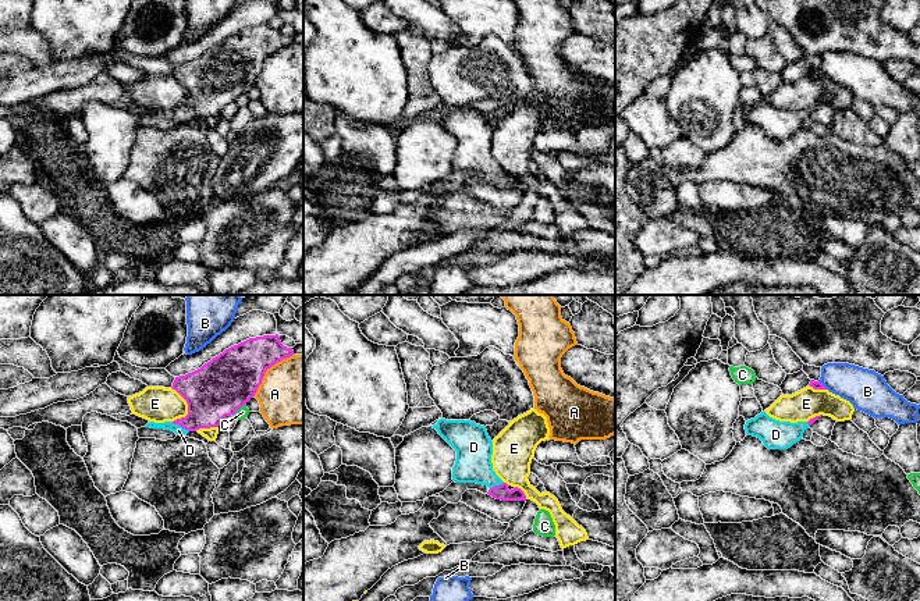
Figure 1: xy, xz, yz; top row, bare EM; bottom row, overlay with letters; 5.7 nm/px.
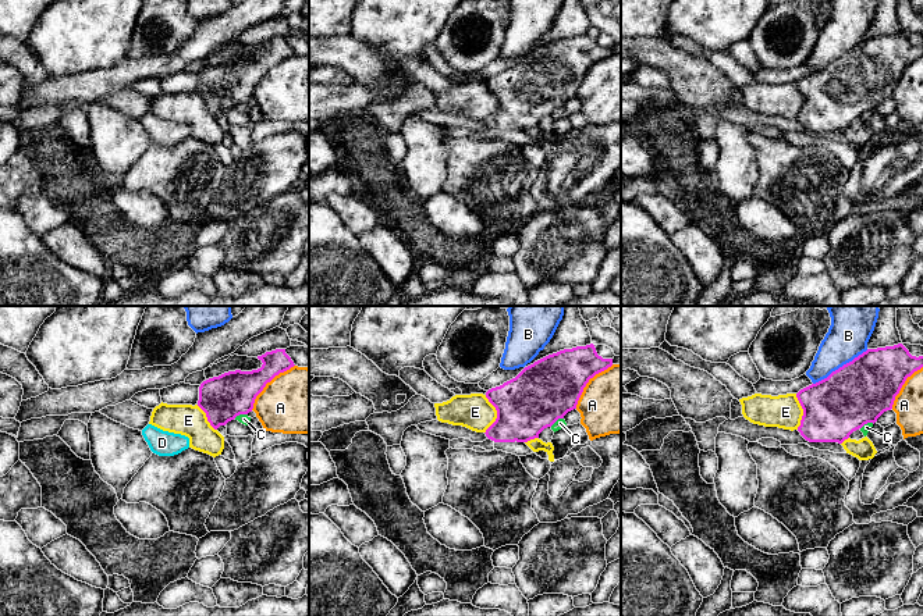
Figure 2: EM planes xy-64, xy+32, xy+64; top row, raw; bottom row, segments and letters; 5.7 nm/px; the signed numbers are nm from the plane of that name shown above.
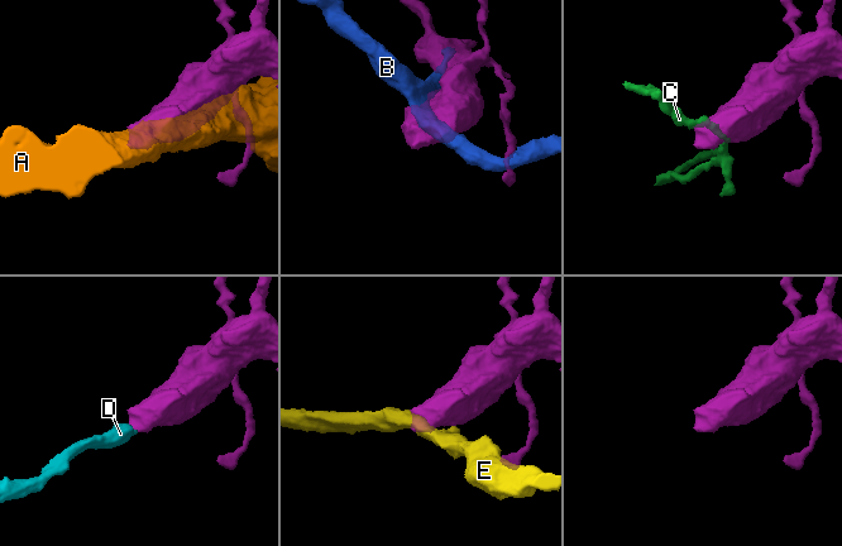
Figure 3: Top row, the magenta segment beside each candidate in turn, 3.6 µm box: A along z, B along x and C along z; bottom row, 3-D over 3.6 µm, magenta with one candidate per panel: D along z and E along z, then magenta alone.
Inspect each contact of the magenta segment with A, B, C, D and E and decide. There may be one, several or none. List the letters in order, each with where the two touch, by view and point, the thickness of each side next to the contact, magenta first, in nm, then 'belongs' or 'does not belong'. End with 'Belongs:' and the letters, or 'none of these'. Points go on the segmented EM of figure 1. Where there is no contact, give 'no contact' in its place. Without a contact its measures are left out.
A: contact xy (266, 369); calibres 320 and 400 nm; does not belong
B: contact yz (821, 384); calibres 50 and 220 nm; does not belong
C: contact xy (240, 406); calibres 320 and 70 nm; does not belong
D: contact xy (180, 425); calibres 300 and 60 nm; belongs
E: contact xy (188, 408); calibres 320 and 200 nm; does not belong
Belongs: D

